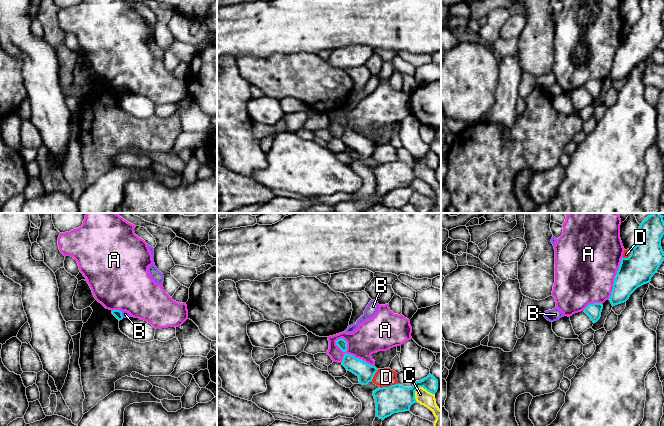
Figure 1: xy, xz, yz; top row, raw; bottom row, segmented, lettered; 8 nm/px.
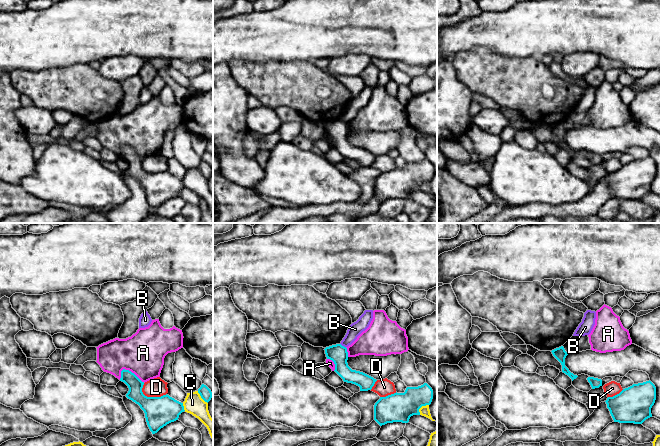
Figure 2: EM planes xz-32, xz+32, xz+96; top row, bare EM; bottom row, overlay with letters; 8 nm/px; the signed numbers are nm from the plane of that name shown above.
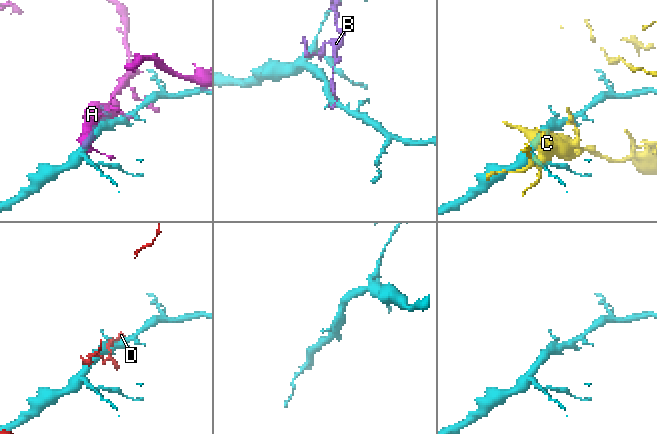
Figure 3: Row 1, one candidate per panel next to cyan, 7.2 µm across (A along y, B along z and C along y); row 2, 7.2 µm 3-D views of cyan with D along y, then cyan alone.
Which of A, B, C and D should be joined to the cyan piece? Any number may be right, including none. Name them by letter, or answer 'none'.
none

